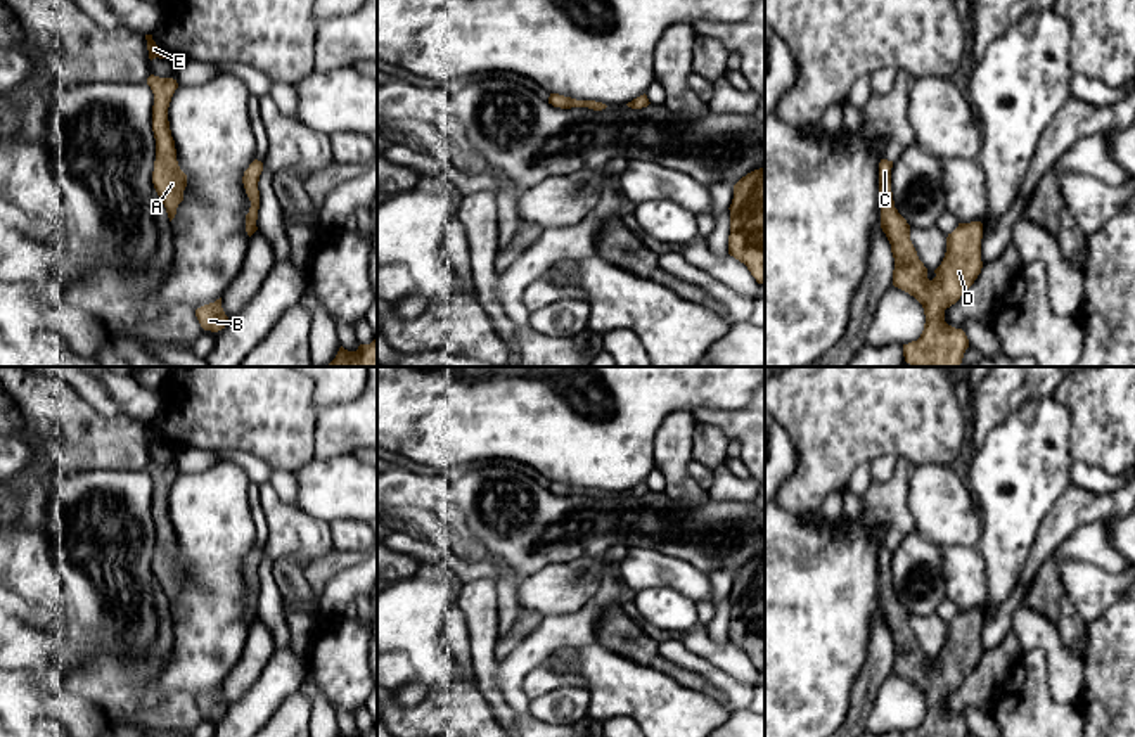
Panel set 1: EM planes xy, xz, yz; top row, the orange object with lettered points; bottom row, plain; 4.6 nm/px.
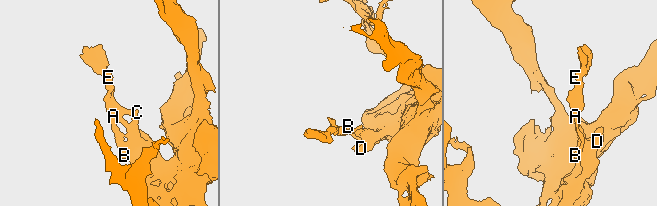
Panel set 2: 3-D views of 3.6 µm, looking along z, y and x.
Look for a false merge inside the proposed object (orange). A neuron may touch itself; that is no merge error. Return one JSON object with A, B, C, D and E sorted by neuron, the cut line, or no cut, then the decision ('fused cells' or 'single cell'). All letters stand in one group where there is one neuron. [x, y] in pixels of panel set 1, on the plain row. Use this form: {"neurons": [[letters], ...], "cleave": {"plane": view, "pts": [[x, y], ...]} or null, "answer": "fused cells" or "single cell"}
{"neurons": [["A", "B", "C", "D", "E"]], "cleave": null, "answer": "single cell"}

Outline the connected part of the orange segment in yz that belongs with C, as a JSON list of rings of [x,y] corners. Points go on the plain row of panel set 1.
[[[881,547],[879,550],[879,586],[881,586],[881,616],[886,621],[895,645],[893,673],[914,683],[924,695],[926,711],[920,725],[903,737],[967,737],[969,727],[962,716],[955,716],[945,709],[945,697],[955,692],[960,683],[974,671],[981,661],[981,626],[983,611],[959,611],[959,614],[946,625],[946,640],[941,652],[934,657],[936,664],[927,666],[927,656],[919,647],[917,638],[910,628],[910,612],[898,600],[891,580],[891,555],[893,548]]]

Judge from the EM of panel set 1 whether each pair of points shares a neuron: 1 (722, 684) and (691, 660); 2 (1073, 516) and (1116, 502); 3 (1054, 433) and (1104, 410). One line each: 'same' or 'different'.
1: same
2: same
3: different

